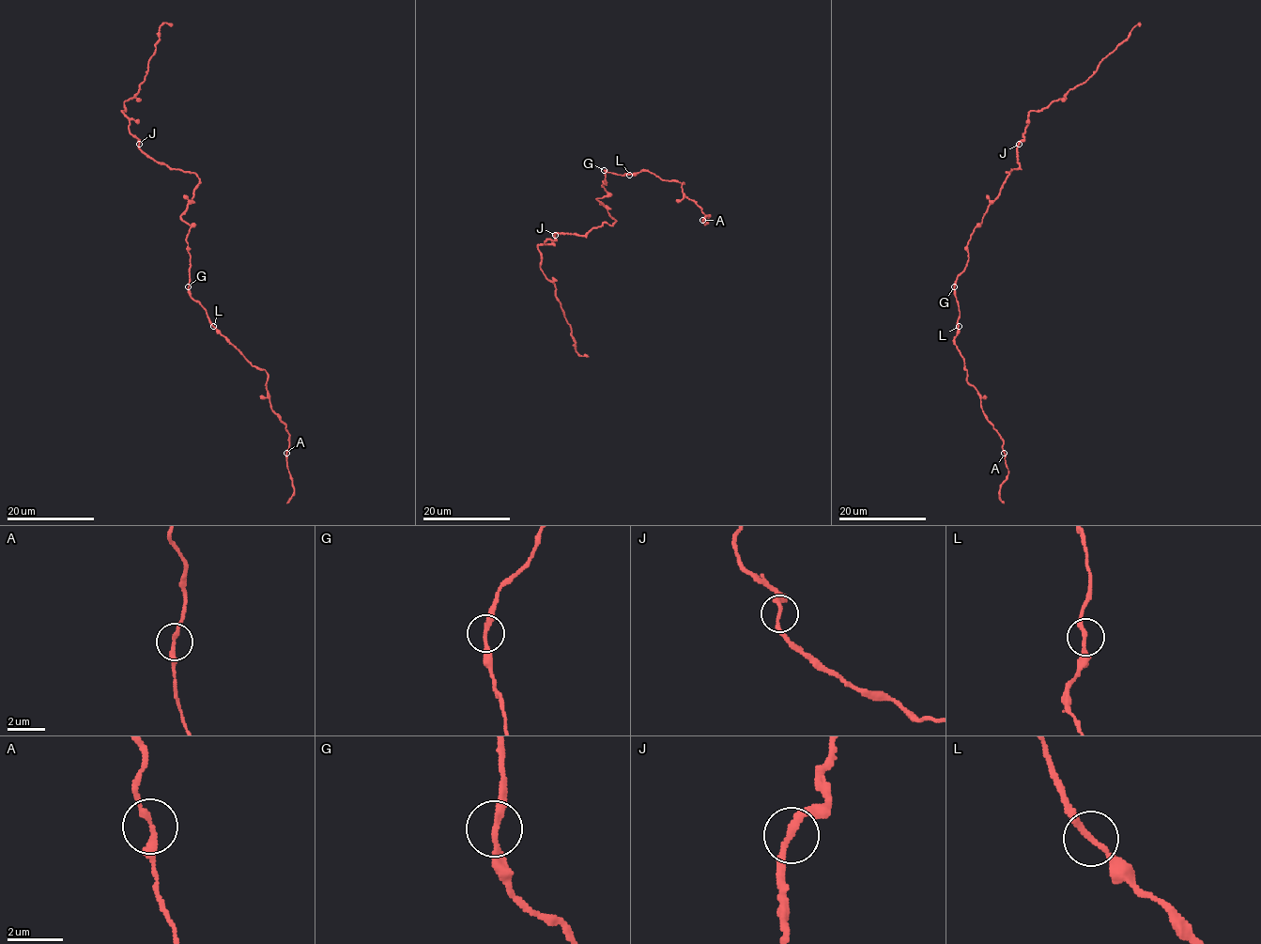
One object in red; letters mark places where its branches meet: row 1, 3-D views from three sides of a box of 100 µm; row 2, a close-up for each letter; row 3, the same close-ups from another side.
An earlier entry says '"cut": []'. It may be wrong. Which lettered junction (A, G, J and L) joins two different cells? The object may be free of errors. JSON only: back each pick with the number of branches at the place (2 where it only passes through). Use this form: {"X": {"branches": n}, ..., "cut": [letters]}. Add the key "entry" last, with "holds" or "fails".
{"cut": [], "entry": "holds"}

